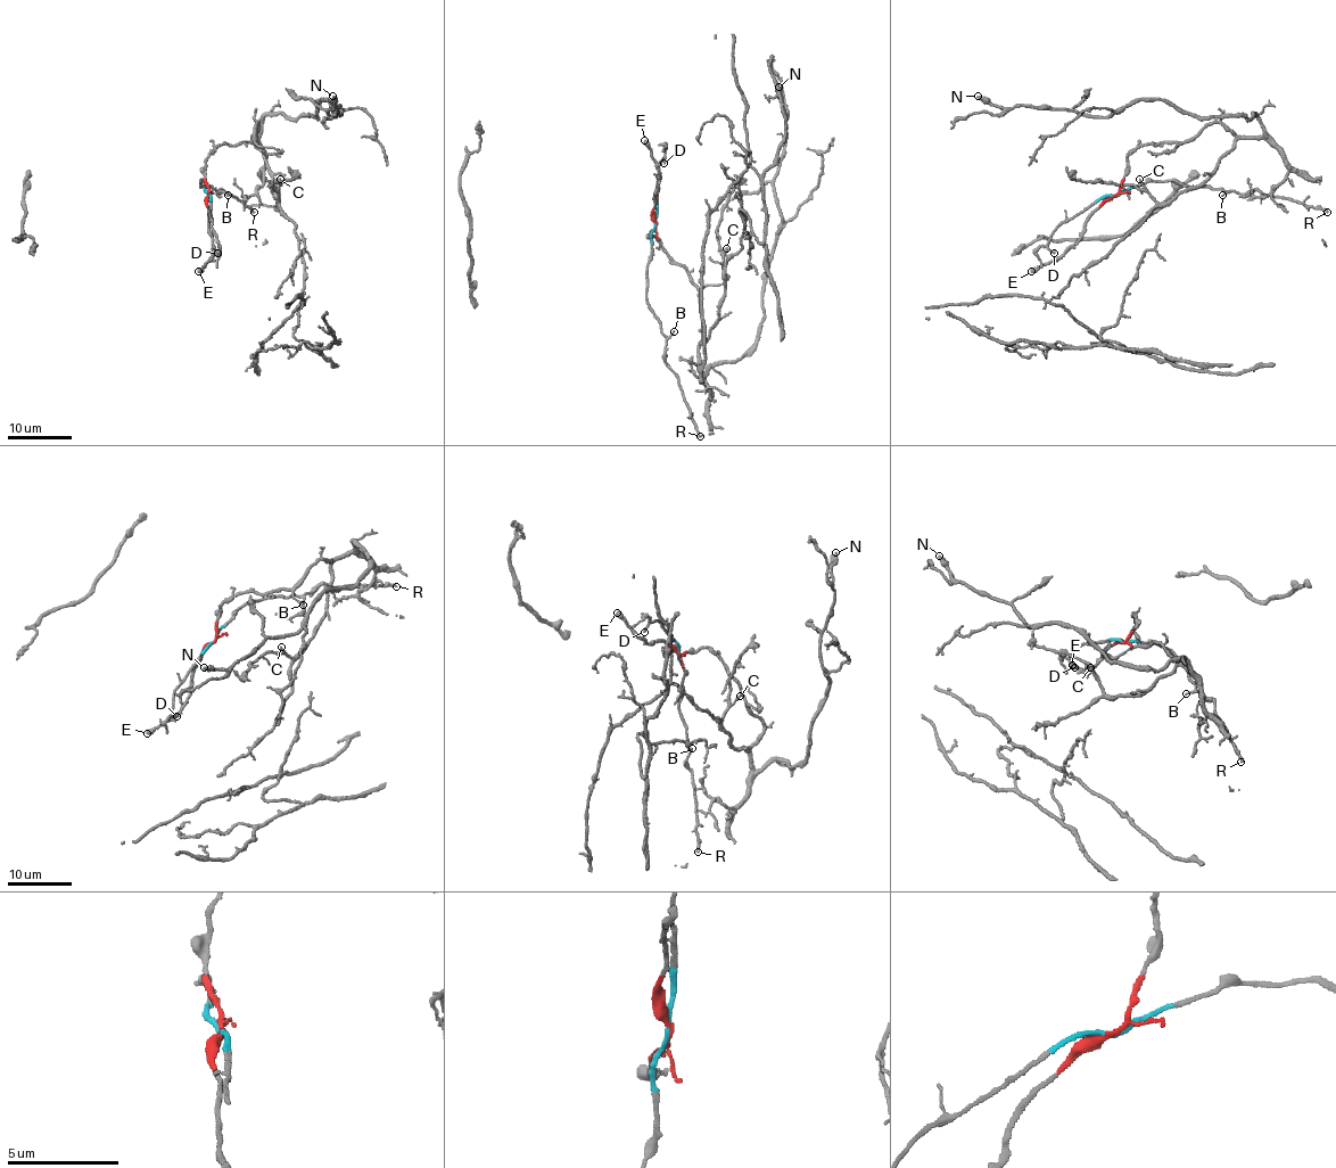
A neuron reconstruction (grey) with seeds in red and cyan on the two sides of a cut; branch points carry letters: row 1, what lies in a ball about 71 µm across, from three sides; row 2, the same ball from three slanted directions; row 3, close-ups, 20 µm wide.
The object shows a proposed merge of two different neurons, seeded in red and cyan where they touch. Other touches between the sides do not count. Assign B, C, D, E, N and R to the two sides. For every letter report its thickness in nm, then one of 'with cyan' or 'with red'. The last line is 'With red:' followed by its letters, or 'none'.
B: 90 nm thick; with cyan
C: 140 nm thick; with red
D: 100 nm thick; with cyan
E: 480 nm thick; with red
N: 320 nm thick; with red
R: 200 nm thick; with cyan
With red: C, E, N

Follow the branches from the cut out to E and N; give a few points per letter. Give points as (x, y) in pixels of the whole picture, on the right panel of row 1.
E: (1115, 195), (1111, 195), (1088, 218), (1086, 232), (1063, 253), (1031, 271)
N: (1115, 195), (1141, 146), (1223, 123), (1260, 136), (1262, 123), (1157, 99), (1091, 116), (978, 96)

